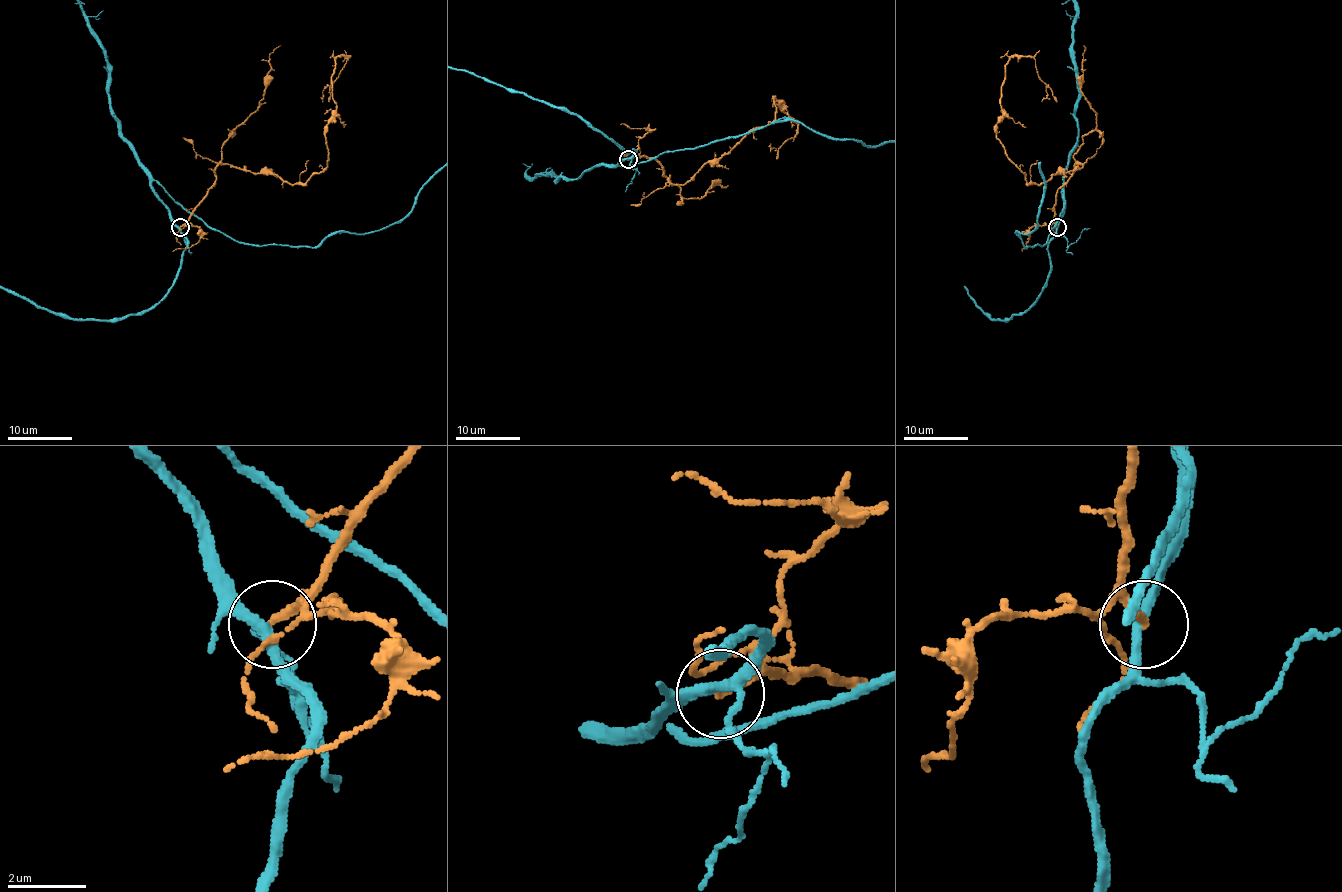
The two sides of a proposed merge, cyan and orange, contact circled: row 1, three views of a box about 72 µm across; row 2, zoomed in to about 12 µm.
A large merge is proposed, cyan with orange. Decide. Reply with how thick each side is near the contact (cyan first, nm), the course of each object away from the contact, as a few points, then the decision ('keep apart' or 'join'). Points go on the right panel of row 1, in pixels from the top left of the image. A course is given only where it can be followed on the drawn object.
calibres 280 and 220 nm; course orange (1058, 227), (1055, 195), (1082, 163), (1029, 184), (1007, 155), (995, 125), (1011, 56), (1034, 59), (1042, 101); keep apart

